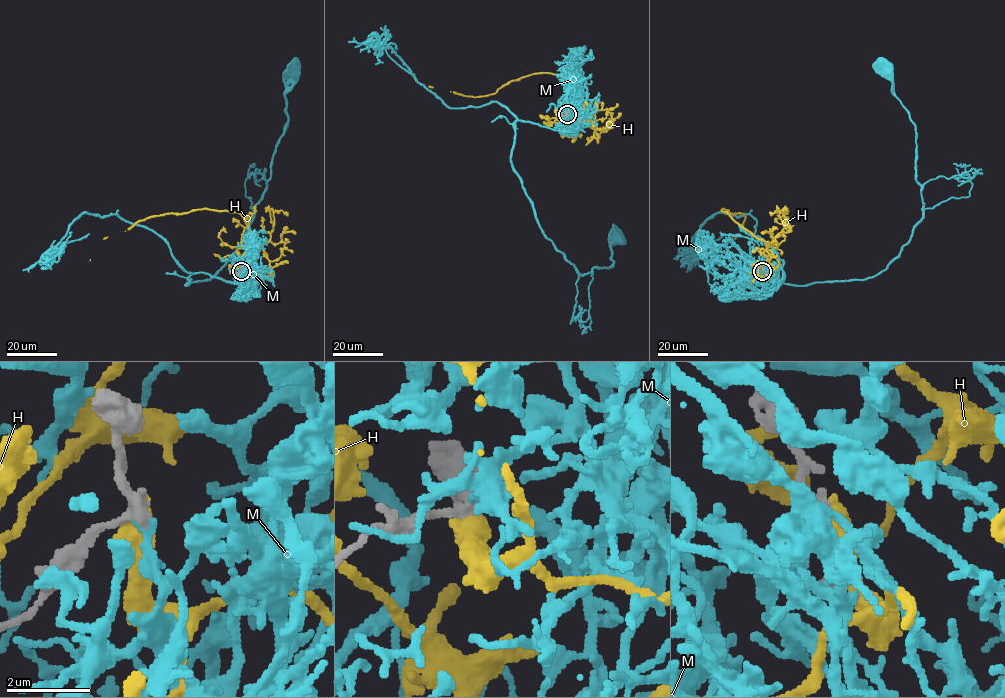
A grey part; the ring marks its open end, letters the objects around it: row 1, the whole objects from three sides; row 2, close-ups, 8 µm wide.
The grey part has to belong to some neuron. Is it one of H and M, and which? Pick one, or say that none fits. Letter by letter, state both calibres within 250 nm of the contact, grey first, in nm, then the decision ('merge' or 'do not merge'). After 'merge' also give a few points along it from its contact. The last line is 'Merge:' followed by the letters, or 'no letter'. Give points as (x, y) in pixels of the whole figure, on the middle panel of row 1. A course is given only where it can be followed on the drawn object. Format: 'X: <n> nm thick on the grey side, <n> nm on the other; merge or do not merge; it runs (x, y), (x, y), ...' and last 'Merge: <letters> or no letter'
H: 320 nm thick on the grey side, 550 nm on the other; do not merge
M: 320 nm thick on the grey side, 240 nm on the other; merge; it runs (567, 113), (570, 131), (518, 120), (513, 170), (543, 234), (579, 274), (610, 266), (610, 246), (620, 241)
Merge: M

